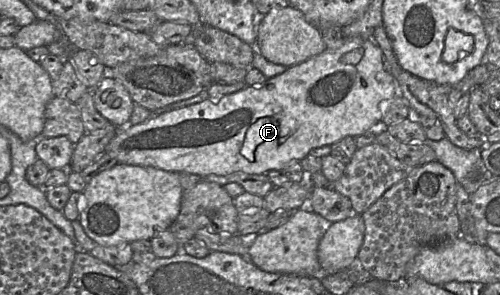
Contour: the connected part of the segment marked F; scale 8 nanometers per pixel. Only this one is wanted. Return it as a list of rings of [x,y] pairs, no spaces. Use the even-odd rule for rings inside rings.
[[[361,37],[344,38],[338,49],[326,49],[266,79],[262,85],[247,85],[238,92],[219,98],[154,114],[137,125],[118,127],[117,135],[106,146],[105,152],[119,163],[153,166],[200,177],[210,174],[224,176],[233,172],[266,174],[270,170],[280,170],[291,163],[300,162],[314,148],[332,145],[347,136],[356,137],[374,131],[397,95],[397,83],[384,68],[384,56],[379,46],[373,40]],[[353,50],[362,50],[360,61],[357,64],[344,63],[343,55]]]

